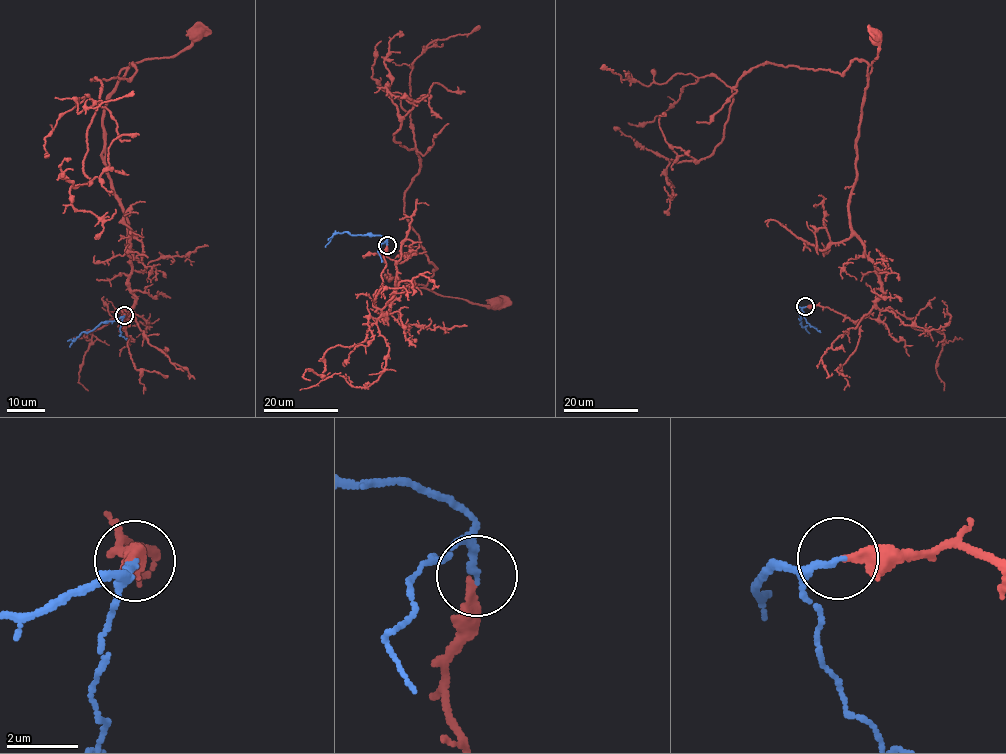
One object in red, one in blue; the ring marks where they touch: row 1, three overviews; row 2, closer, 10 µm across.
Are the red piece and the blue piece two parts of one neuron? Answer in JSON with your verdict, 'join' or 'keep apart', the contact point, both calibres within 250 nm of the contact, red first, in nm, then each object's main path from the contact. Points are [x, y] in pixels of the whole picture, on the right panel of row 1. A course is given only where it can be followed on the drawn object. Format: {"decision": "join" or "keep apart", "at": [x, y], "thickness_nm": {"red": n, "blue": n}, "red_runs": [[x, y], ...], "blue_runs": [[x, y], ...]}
{"decision": "join", "at": [805, 306], "thickness_nm": {"red": 300, "blue": 190}, "red_runs": [[806, 306], [861, 320], [882, 293], [848, 206], [875, 36]], "blue_runs": [[805, 306], [797, 309], [801, 325], [817, 328]]}

